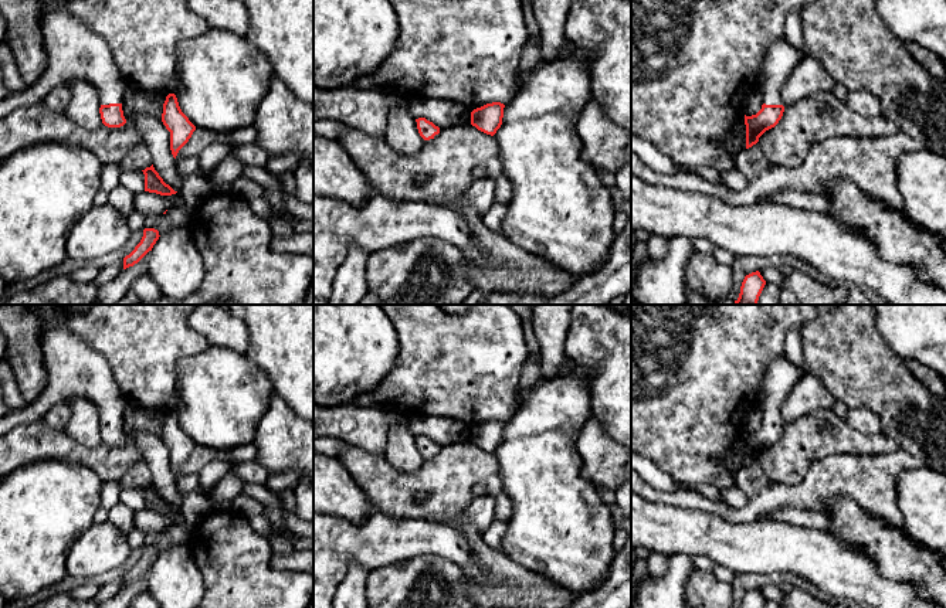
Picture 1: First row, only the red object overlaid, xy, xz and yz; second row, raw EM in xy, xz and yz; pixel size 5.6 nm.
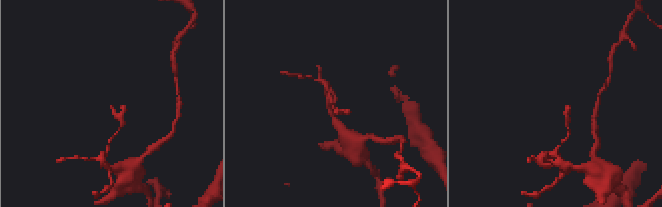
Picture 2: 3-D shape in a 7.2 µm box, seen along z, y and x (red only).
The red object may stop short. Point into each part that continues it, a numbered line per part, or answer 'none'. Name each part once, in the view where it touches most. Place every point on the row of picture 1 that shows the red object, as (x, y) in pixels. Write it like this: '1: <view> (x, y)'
1: xy (74, 50)

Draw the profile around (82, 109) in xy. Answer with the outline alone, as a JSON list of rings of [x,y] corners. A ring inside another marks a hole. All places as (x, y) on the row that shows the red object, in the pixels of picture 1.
[[[78,78],[67,81],[67,85],[71,89],[71,101],[64,111],[65,115],[82,129],[98,129],[102,125],[98,89]]]

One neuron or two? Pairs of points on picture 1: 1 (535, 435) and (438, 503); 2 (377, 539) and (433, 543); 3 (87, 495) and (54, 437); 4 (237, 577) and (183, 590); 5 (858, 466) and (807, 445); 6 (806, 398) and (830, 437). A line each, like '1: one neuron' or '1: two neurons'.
1: two neurons
2: one neuron
3: two neurons
4: two neurons
5: two neurons
6: two neurons

